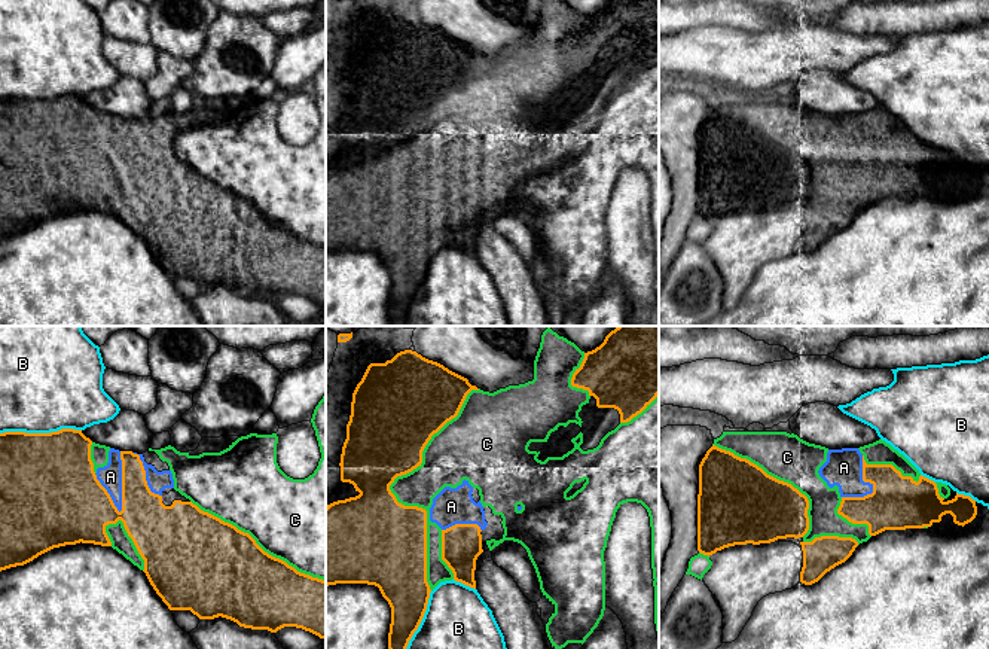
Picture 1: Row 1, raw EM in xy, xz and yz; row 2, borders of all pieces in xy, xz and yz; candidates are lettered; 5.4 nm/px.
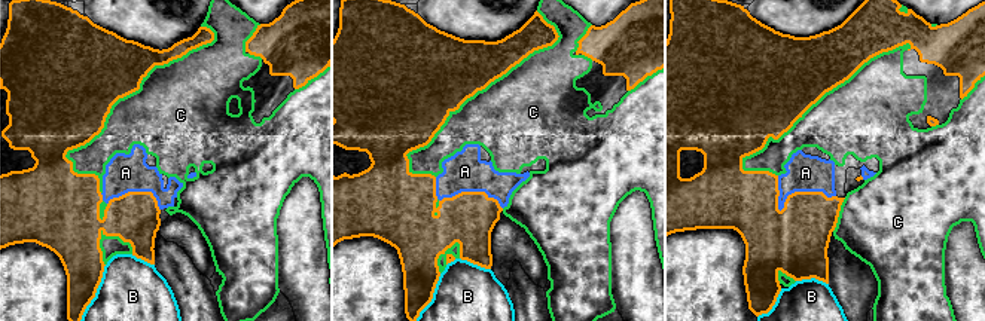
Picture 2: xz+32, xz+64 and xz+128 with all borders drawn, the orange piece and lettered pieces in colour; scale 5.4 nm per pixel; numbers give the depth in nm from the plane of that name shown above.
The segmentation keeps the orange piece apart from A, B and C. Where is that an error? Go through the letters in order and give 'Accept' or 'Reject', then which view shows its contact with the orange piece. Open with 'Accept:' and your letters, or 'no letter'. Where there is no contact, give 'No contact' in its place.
Accept: A
A: Accept. Touches orange in xy
B: Reject. Touches orange in xy
C: Reject. Touches orange in xz

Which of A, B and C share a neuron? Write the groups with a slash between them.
A / B / C

